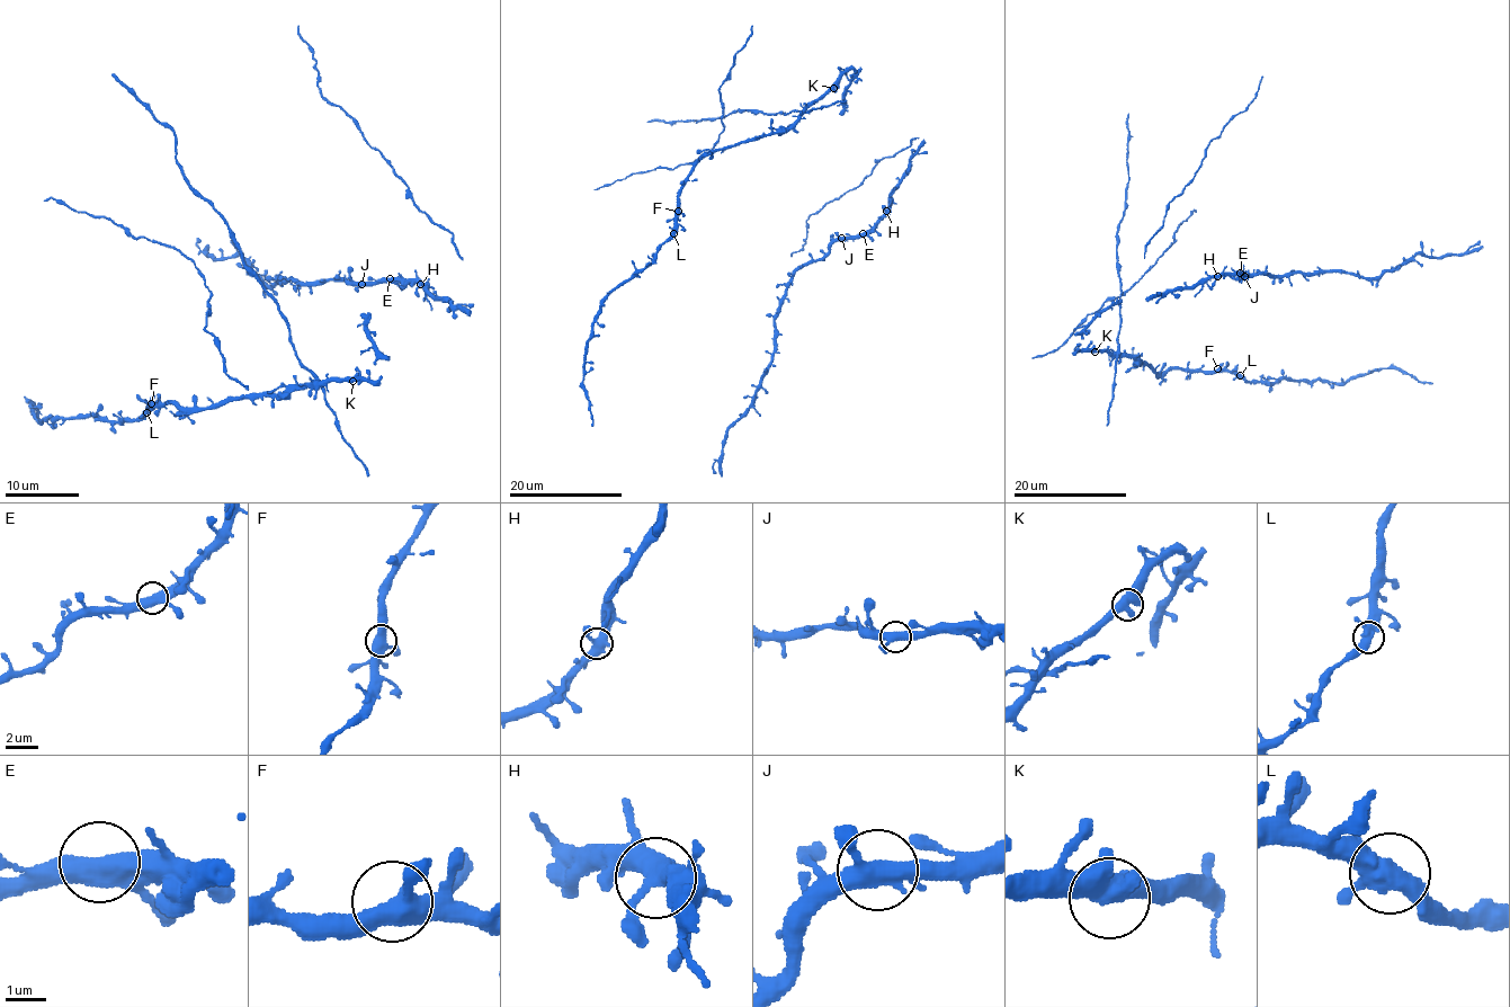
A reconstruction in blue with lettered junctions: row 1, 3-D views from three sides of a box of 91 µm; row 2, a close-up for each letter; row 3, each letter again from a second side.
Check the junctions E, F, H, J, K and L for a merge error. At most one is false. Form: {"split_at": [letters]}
{"split_at": []}

